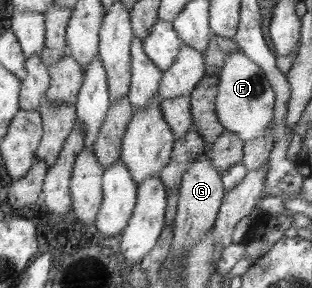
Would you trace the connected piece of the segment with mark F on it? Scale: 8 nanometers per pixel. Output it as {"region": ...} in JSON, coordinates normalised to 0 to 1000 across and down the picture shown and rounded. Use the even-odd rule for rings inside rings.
{"region":[[[760,167],[728,191],[696,285],[692,399],[734,458],[760,465],[779,497],[798,497],[853,462],[878,406],[885,337],[856,264],[817,215],[785,198],[779,170]]]}

